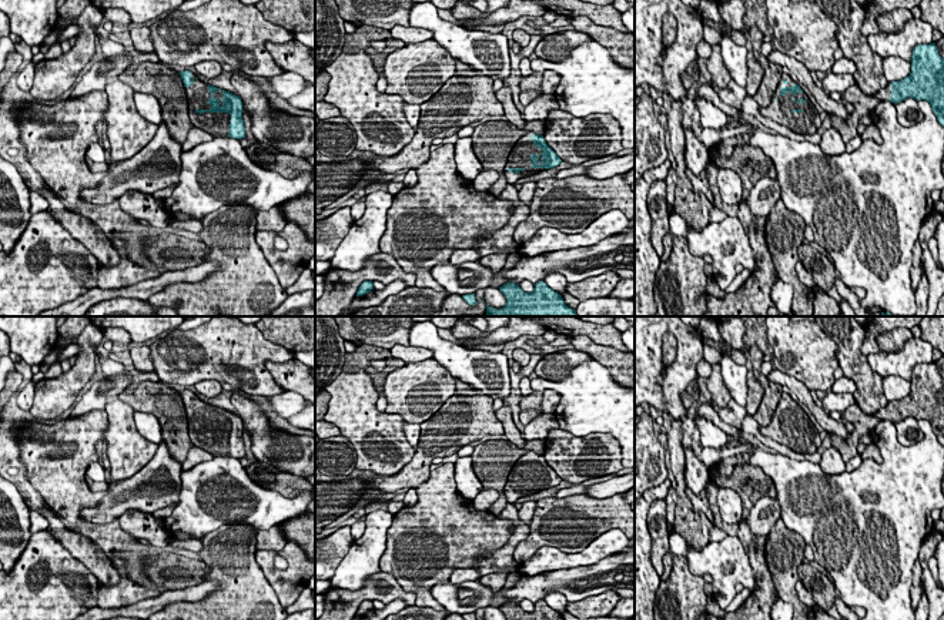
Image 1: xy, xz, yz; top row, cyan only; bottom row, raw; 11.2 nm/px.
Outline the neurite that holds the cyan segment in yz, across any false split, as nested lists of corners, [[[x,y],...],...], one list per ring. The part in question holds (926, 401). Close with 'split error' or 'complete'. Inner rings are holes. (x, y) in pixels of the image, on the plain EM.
[[[935,362],[918,363],[911,375],[911,392],[900,401],[891,401],[894,423],[914,418],[930,422],[938,442],[944,446],[944,378],[938,373]]]; complete

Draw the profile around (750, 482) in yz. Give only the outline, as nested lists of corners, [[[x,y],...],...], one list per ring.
[[[751,465],[736,466],[730,477],[713,473],[712,482],[717,487],[730,487],[737,492],[743,500],[743,520],[759,499],[777,495],[771,477],[761,467]]]

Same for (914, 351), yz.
[[[921,338],[908,339],[898,352],[867,355],[870,368],[881,378],[900,376],[911,382],[913,369],[918,363],[933,362],[933,346]]]

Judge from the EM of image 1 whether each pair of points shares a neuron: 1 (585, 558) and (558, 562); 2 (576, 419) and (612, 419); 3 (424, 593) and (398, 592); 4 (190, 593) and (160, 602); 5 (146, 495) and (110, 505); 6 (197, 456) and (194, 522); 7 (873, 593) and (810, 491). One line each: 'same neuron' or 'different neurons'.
1: same neuron
2: same neuron
3: different neurons
4: same neuron
5: same neuron
6: different neurons
7: same neuron

